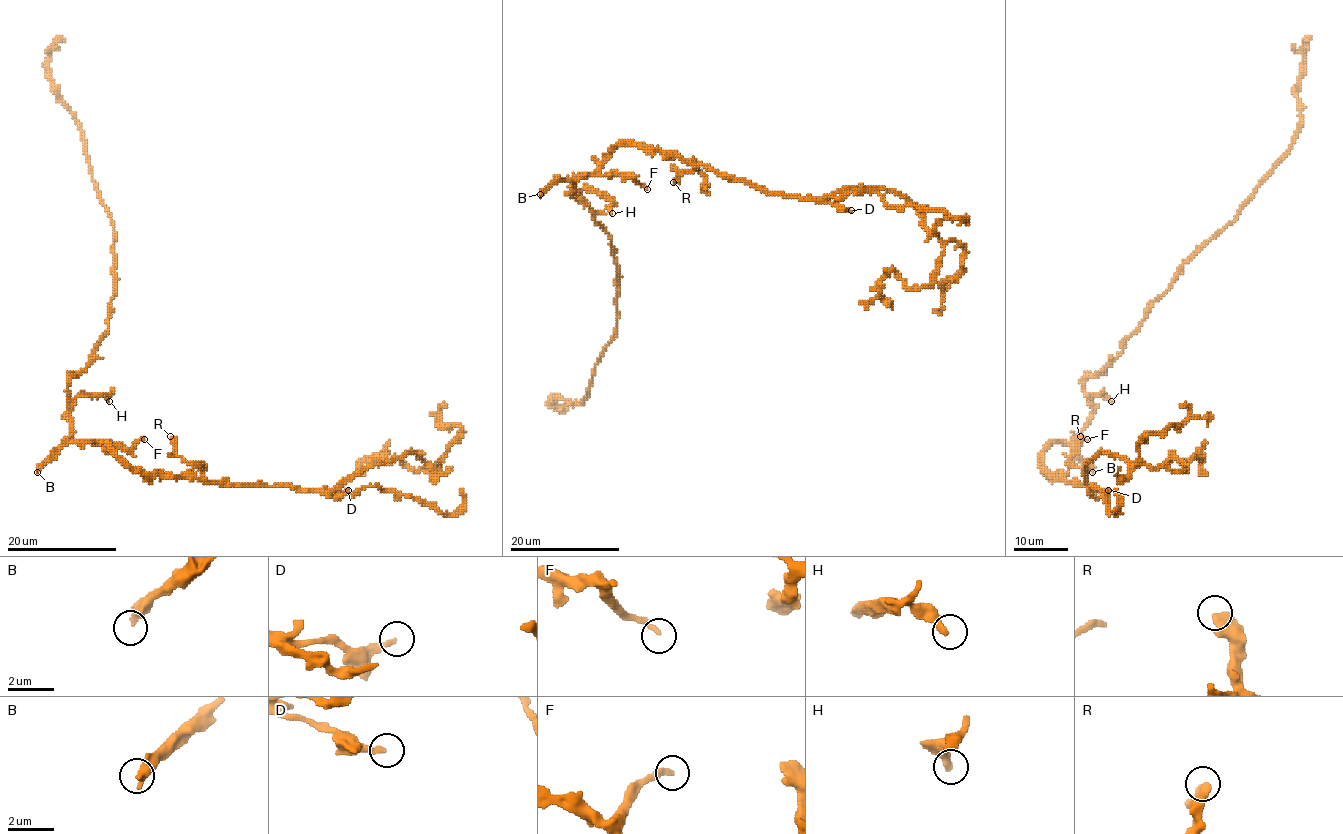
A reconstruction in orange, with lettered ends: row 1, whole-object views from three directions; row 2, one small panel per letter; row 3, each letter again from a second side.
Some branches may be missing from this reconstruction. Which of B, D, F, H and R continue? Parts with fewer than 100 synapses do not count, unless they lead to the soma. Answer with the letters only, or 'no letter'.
B

